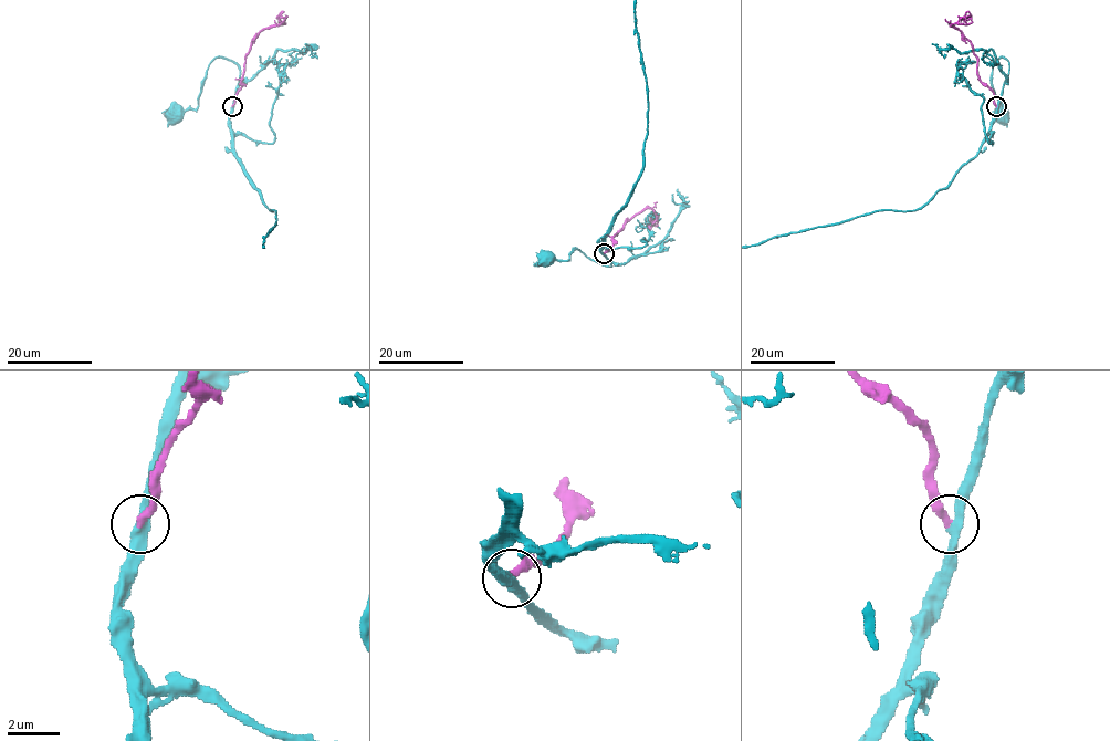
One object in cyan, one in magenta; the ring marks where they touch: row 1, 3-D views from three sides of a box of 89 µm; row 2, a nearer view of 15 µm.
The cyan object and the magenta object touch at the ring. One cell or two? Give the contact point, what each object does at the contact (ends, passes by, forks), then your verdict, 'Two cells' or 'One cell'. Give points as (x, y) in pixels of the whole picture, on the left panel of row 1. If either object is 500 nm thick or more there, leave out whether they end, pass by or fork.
Place: (232, 106). At the ring cyan passes by. At the ring magenta ends. One cell

